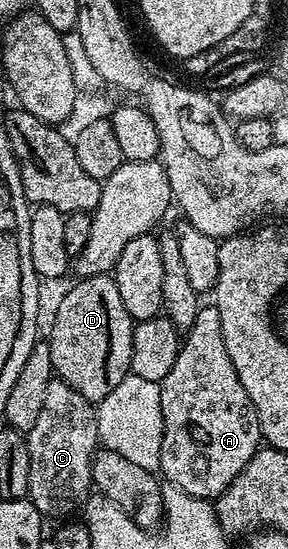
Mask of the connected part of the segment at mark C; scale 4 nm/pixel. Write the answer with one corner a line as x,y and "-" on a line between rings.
53,379
45,389
41,414
26,437
29,445
27,498
47,519
78,508
90,494
91,461
99,447
98,416
94,406
63,380

